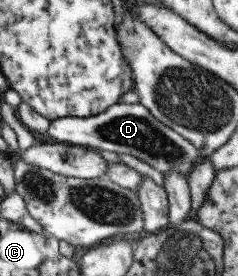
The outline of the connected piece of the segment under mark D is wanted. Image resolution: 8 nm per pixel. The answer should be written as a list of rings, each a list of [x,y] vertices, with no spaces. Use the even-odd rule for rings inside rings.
[[[119,101],[109,106],[103,113],[86,118],[56,118],[51,121],[47,133],[58,143],[131,154],[163,174],[170,174],[172,171],[188,174],[203,158],[189,140],[152,116],[152,113],[139,102],[126,104]]]

